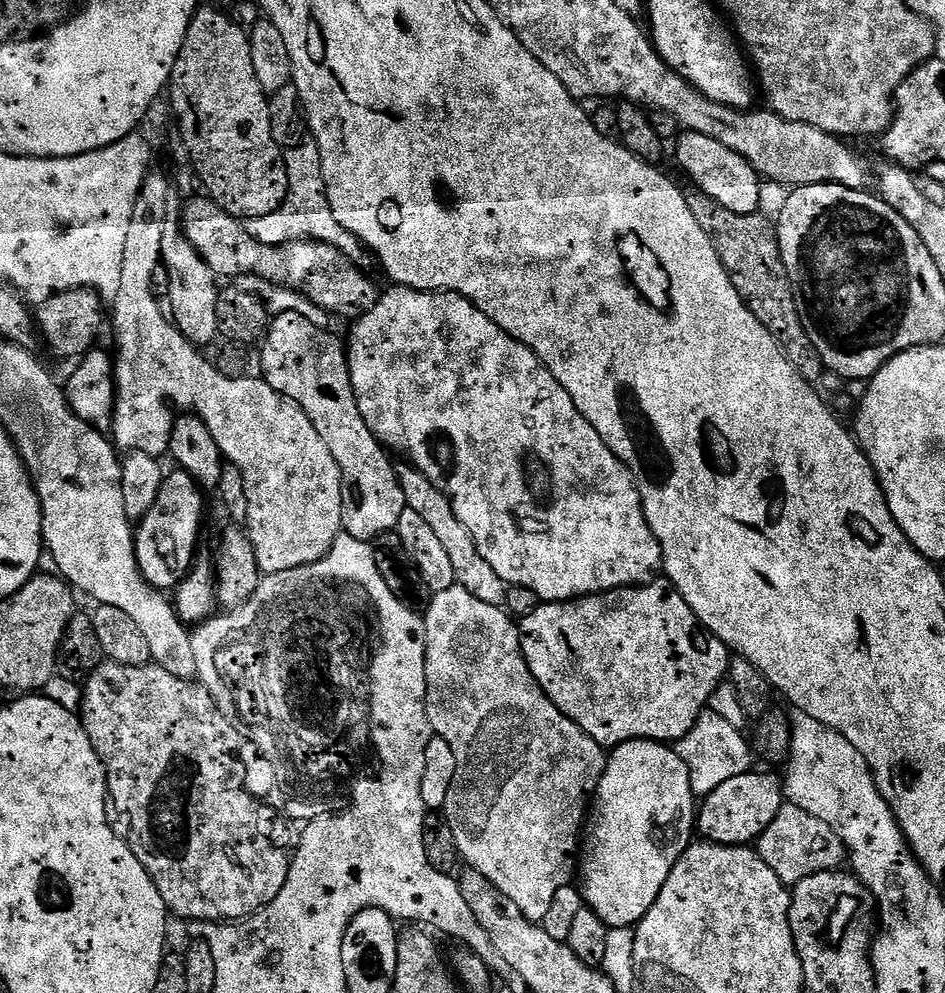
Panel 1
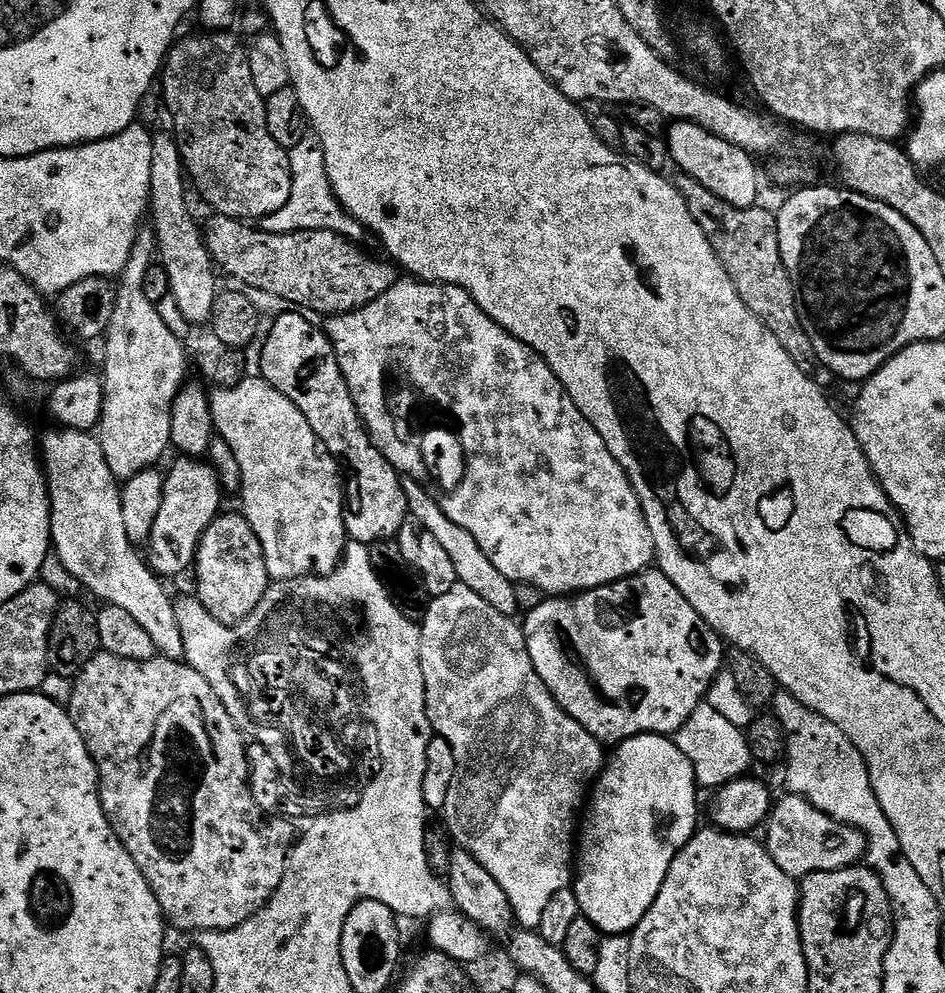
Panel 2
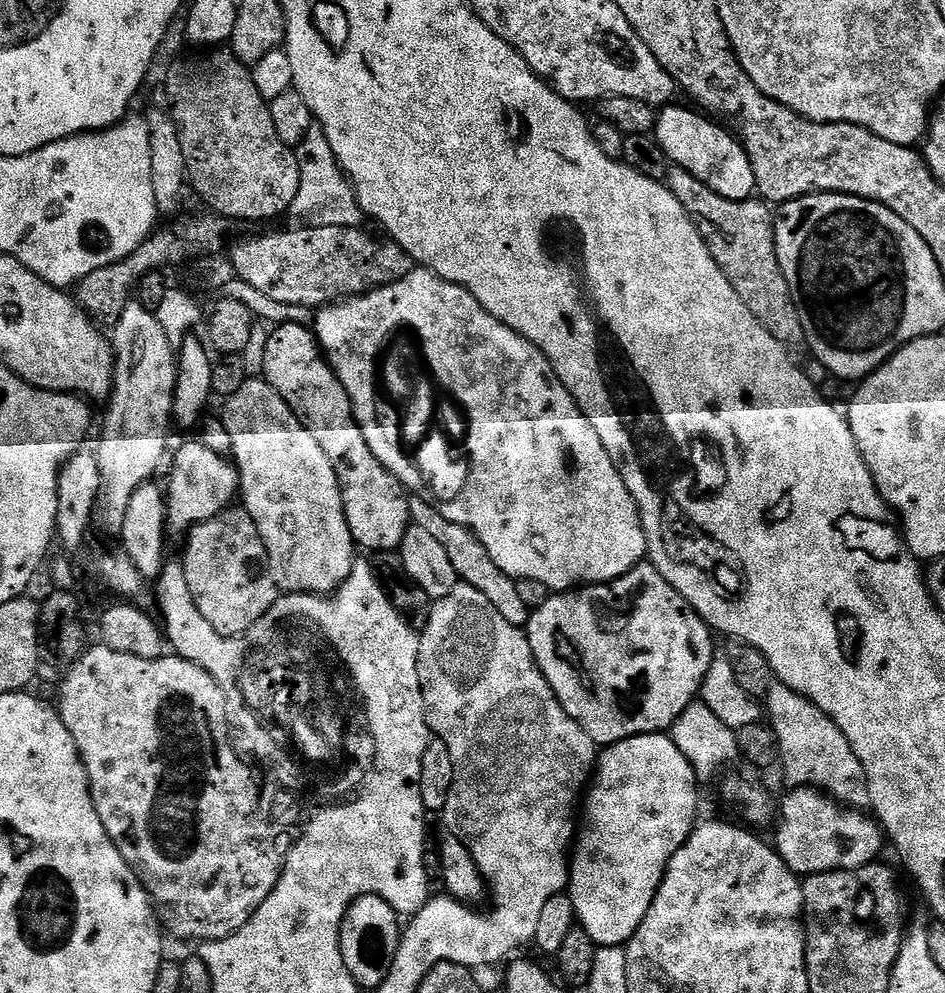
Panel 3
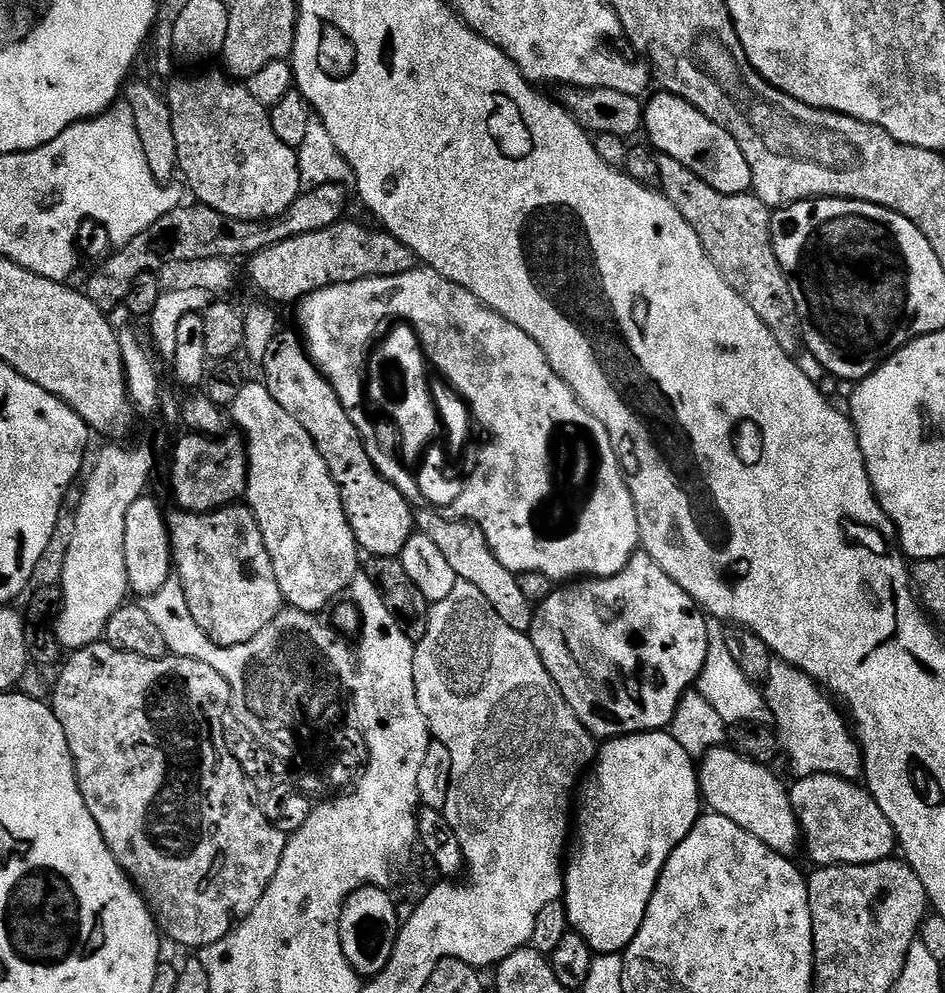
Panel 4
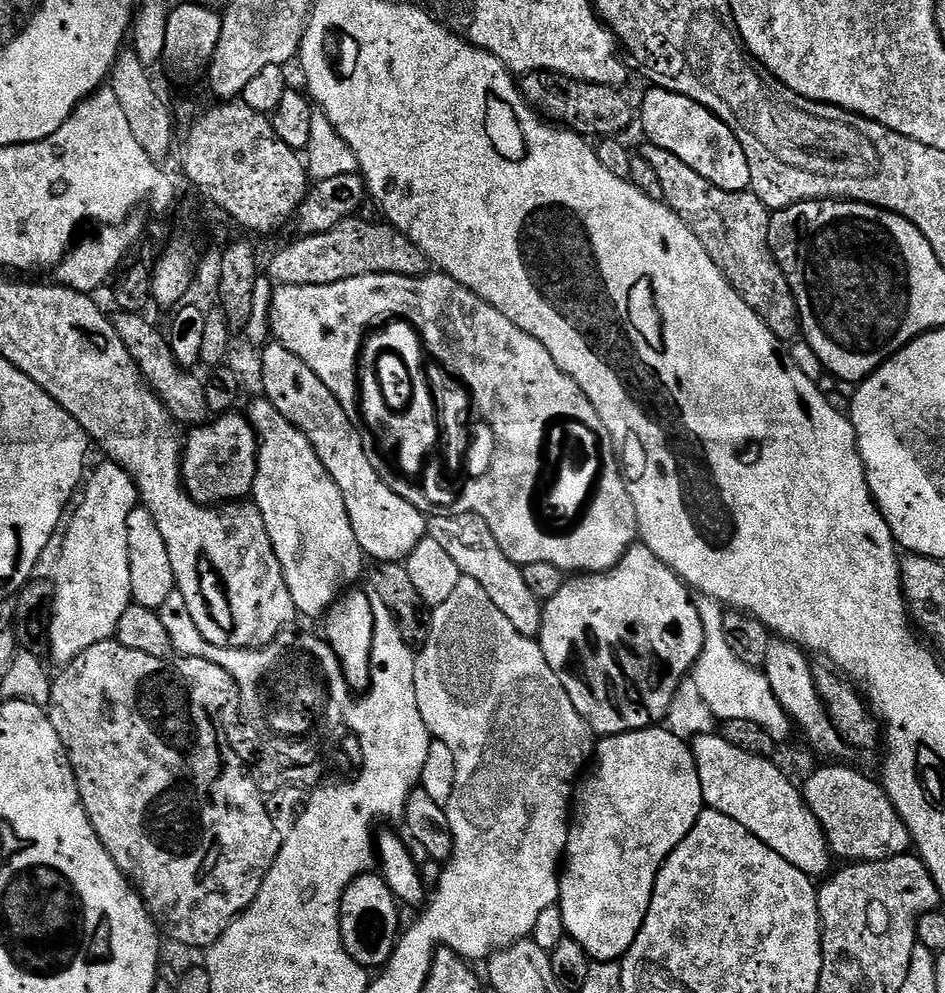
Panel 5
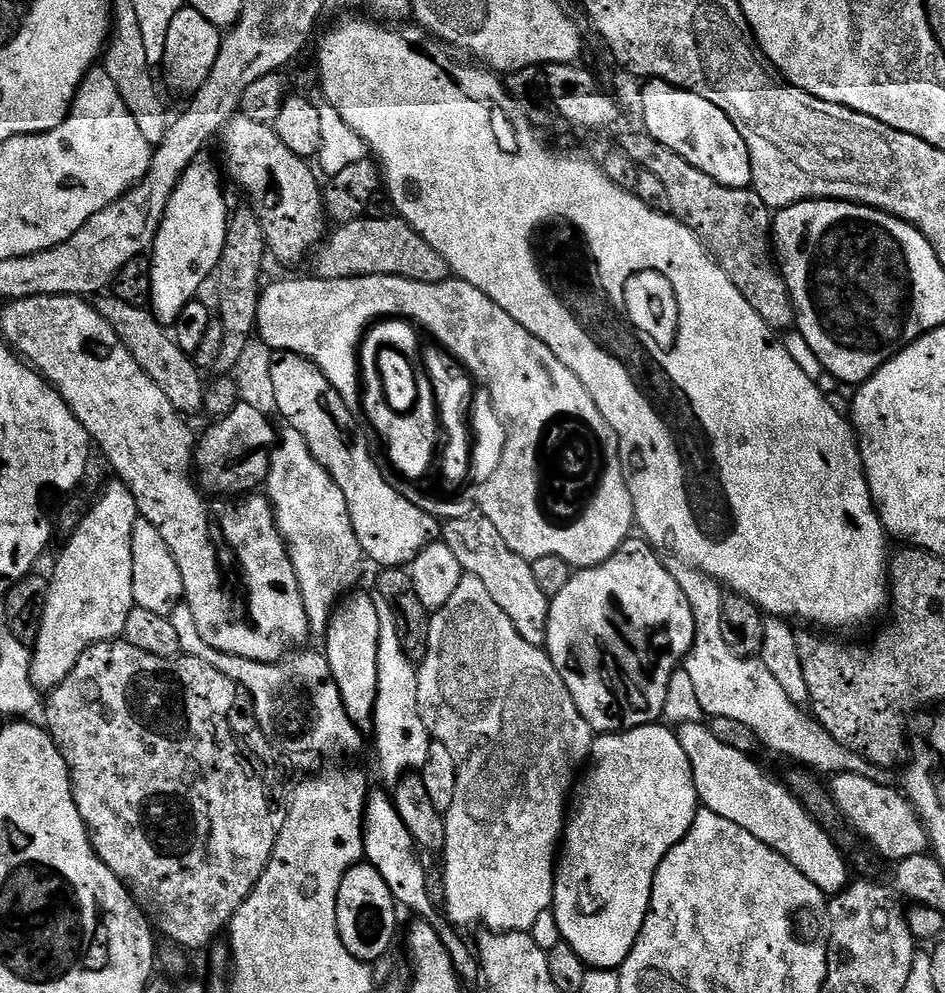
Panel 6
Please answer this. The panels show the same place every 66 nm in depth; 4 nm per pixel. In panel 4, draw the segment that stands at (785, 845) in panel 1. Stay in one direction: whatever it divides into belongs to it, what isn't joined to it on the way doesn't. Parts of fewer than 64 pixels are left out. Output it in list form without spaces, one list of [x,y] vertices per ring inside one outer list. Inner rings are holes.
[[[817,772],[799,777],[795,782],[790,788],[792,809],[800,824],[803,847],[808,847],[813,865],[873,864],[889,859],[897,851],[894,826],[890,826],[890,818],[882,814],[882,806],[874,802],[867,787]]]

